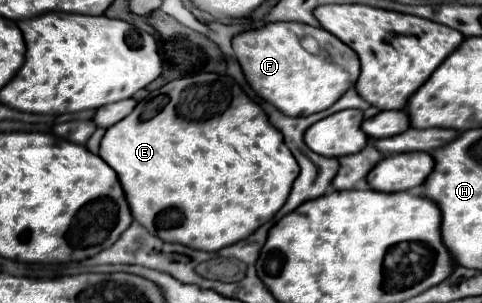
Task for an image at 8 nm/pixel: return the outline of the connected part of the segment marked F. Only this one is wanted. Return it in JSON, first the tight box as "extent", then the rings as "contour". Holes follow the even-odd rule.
{"extent":[232,21,360,115],"contour":[[[296,21],[268,23],[260,29],[244,31],[232,39],[236,59],[250,87],[286,115],[310,115],[334,105],[360,75],[358,55],[324,27],[312,27]],[[302,37],[314,37],[320,45],[318,55],[302,47]]]}

